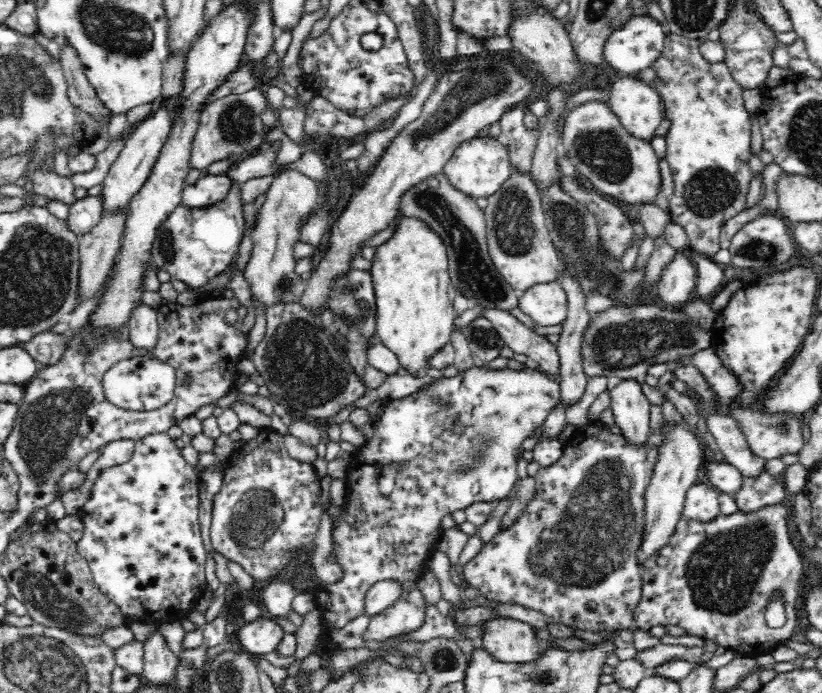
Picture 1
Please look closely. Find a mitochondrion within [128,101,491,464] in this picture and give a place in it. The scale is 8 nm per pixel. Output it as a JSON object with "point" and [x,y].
{"point":[309,374]}

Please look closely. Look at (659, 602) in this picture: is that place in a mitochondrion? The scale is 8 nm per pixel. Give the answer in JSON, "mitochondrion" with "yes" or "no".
{"mitochondrion":"no"}

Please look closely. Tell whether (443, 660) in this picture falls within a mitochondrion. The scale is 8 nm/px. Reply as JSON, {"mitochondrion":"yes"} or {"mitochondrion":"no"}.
{"mitochondrion":"yes"}

